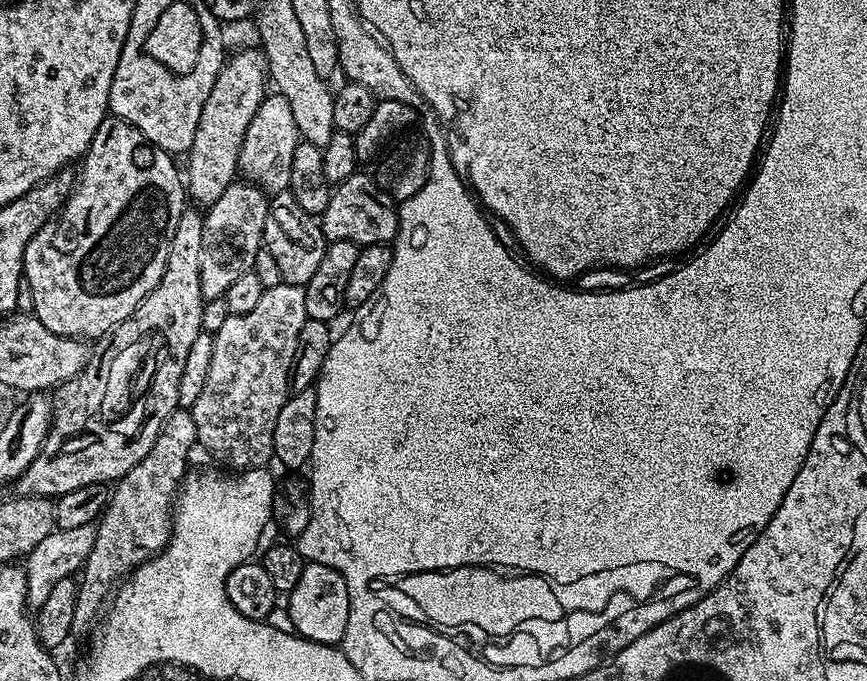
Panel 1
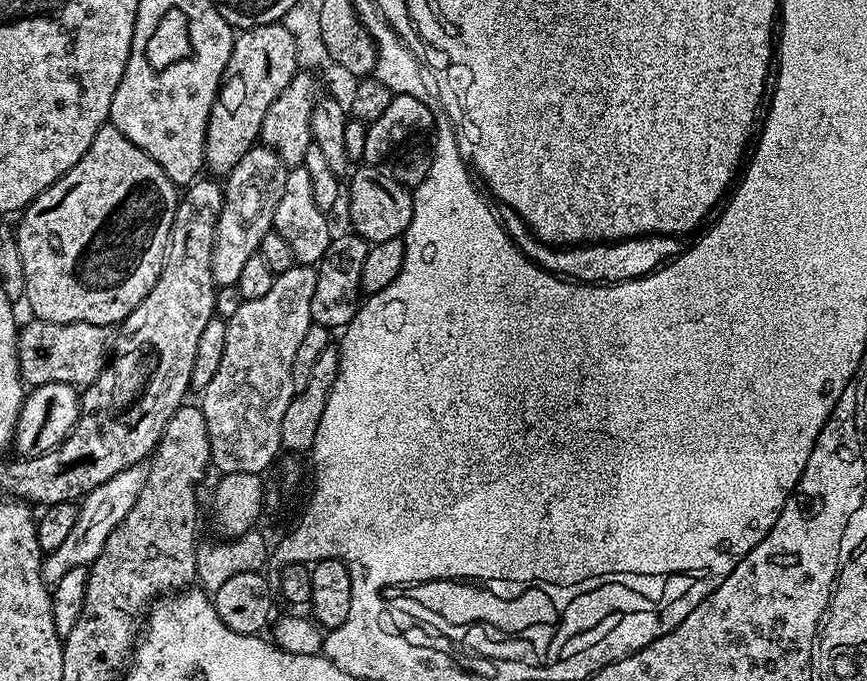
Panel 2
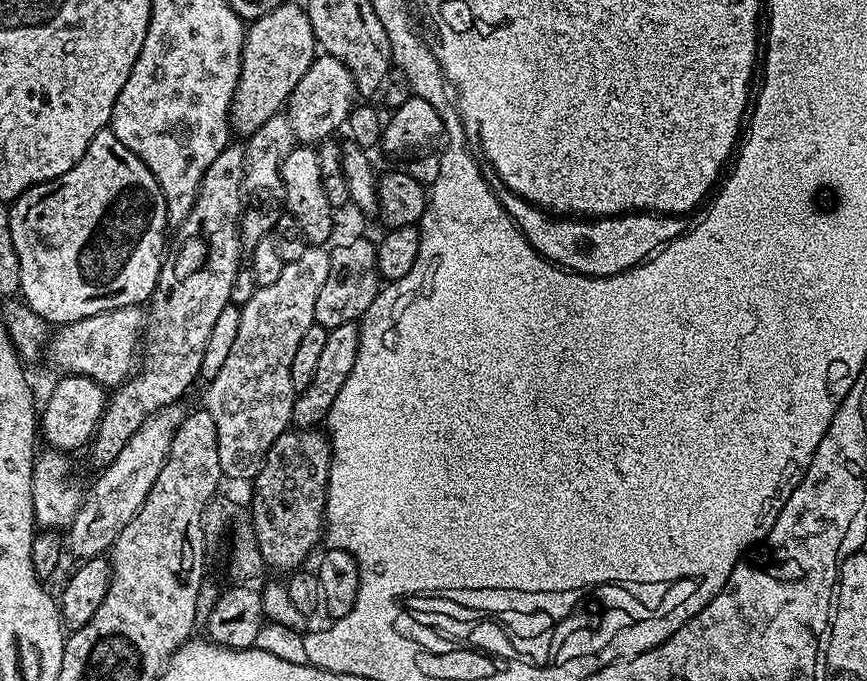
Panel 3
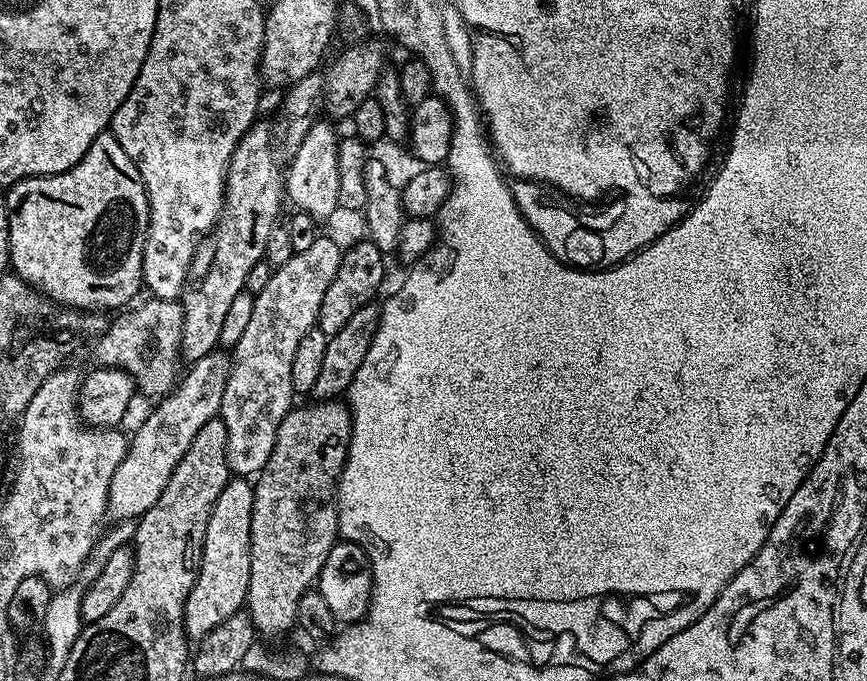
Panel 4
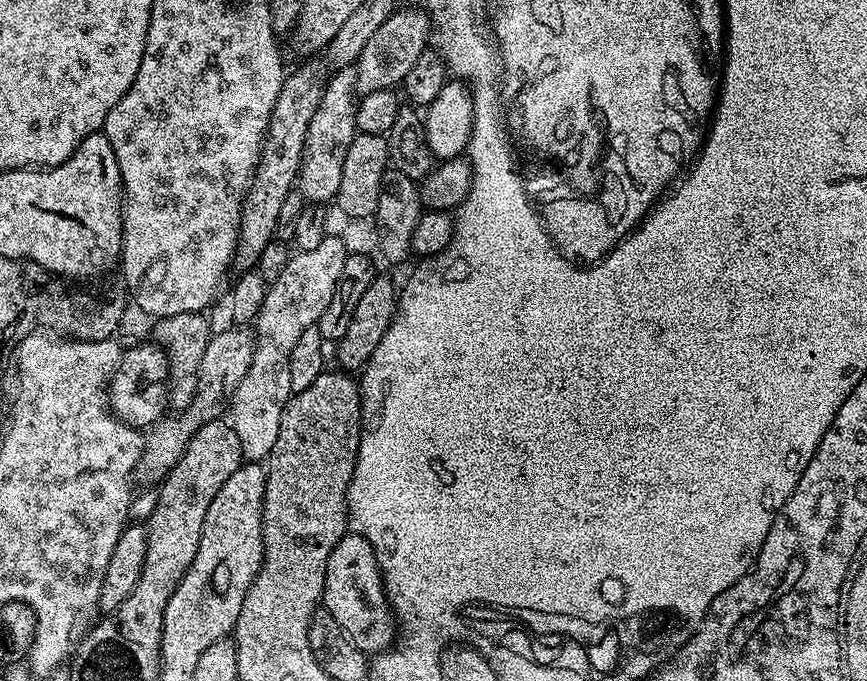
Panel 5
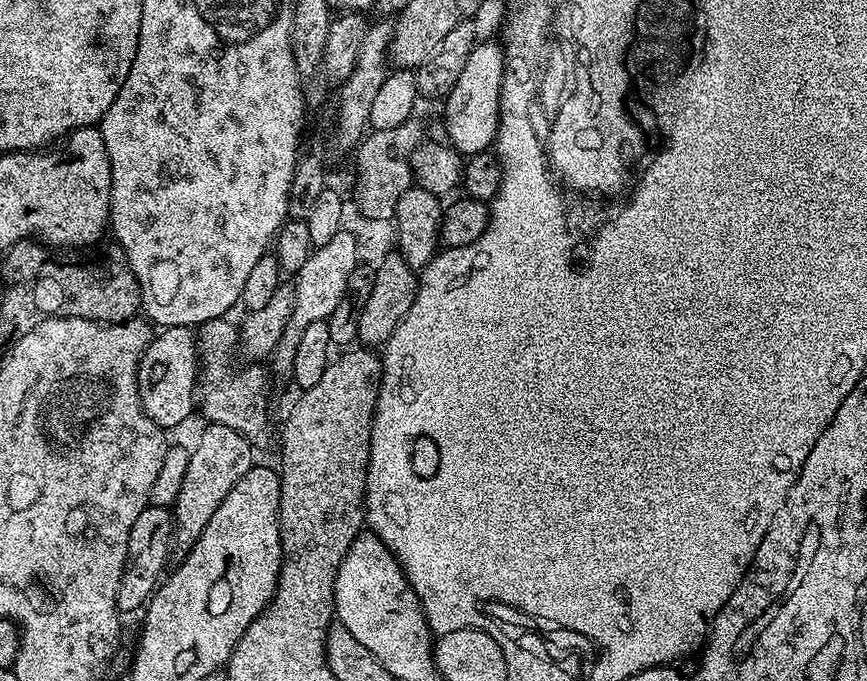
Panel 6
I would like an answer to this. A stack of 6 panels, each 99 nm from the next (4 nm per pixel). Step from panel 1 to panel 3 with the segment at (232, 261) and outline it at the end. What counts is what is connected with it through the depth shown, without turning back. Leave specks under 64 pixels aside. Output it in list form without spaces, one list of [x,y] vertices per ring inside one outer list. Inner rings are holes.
[[[277,114],[266,118],[258,130],[247,137],[244,148],[244,178],[242,181],[242,196],[252,205],[245,207],[240,214],[240,242],[245,249],[251,250],[262,237],[269,235],[275,229],[278,218],[282,215],[284,204],[284,183],[280,167],[282,162],[297,147],[296,132],[287,115]]]

